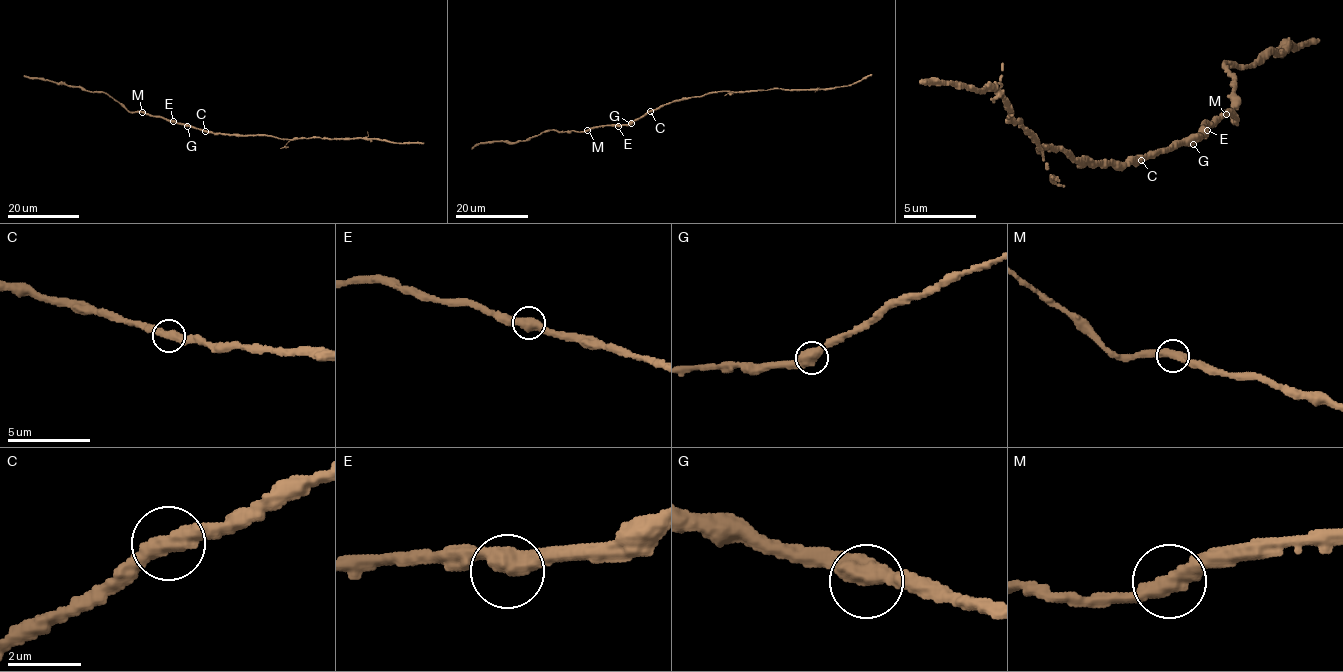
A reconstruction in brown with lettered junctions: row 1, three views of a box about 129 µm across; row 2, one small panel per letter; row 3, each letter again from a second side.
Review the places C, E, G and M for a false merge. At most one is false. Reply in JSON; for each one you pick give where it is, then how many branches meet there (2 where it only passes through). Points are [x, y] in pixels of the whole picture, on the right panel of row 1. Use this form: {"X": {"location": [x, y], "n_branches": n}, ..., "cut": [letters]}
{"cut": []}

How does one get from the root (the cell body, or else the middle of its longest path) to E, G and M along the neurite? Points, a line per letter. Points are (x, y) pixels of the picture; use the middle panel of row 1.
E: (659, 108), (618, 126)
G: (659, 108), (649, 111), (631, 123)
M: (659, 108), (628, 124), (594, 126), (587, 130)

